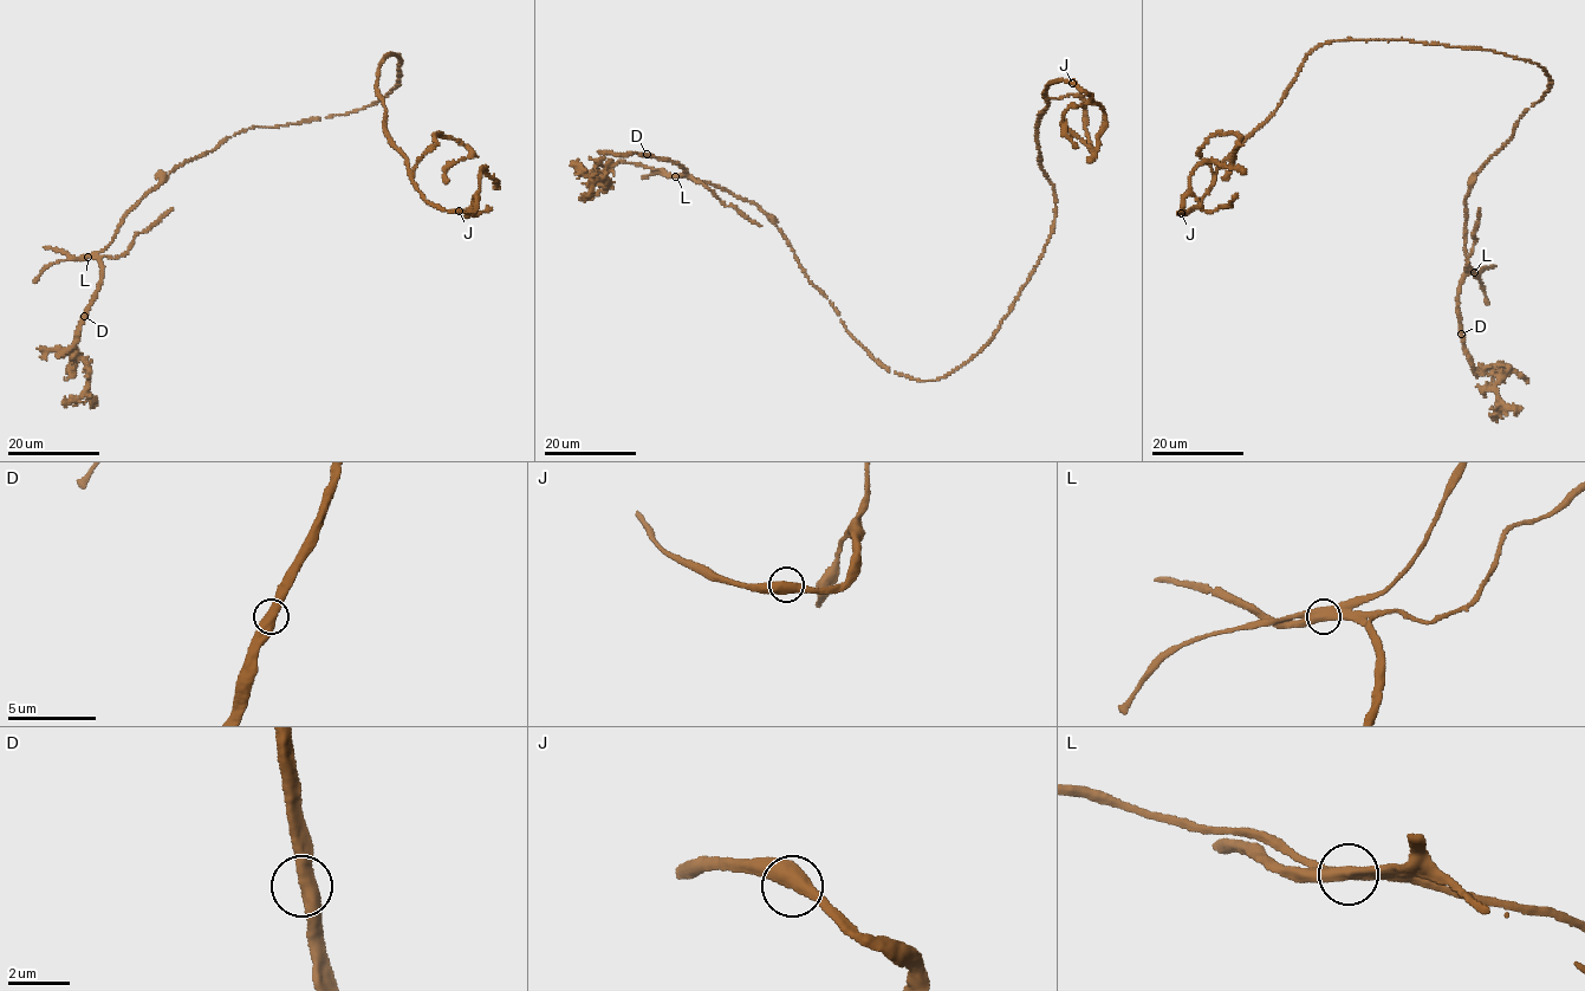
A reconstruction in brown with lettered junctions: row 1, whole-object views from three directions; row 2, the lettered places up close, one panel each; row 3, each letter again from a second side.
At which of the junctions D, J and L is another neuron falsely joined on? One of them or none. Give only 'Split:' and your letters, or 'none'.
Split: L

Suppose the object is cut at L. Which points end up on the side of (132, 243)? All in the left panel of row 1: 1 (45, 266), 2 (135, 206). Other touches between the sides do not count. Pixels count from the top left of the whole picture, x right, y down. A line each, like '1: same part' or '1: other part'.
1: other part
2: other part

